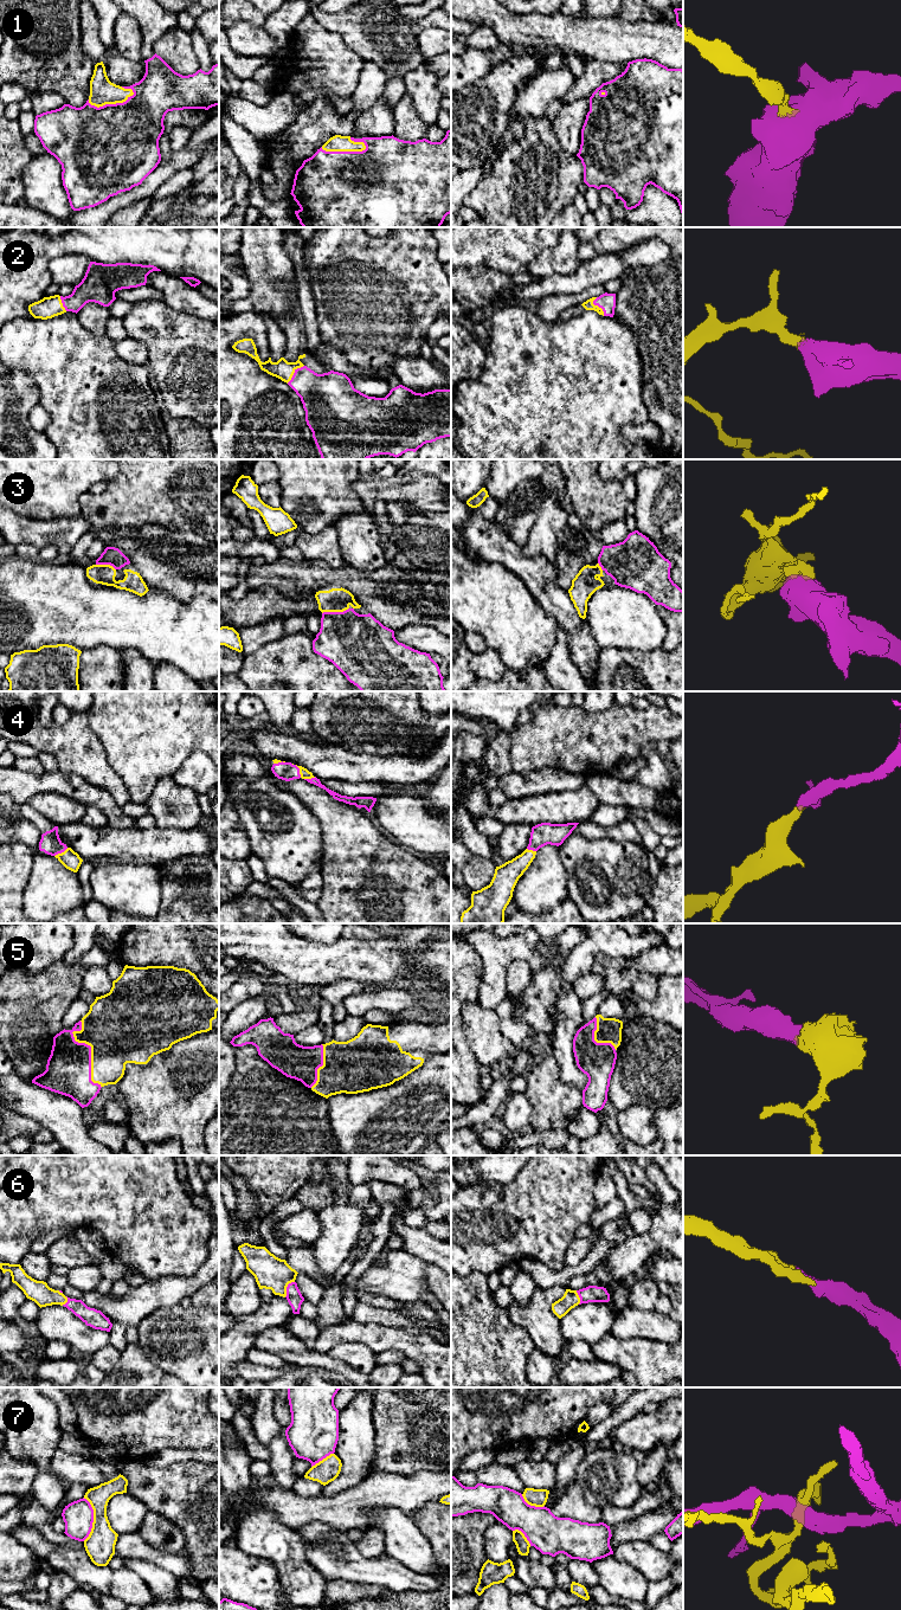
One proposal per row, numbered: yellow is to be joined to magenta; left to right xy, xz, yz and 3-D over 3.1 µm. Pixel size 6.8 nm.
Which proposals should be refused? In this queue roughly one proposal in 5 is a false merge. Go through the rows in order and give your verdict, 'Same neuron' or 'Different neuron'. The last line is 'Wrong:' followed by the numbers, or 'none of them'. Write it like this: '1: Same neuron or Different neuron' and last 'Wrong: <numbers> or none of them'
1: Same neuron
2: Same neuron
3: Same neuron
4: Same neuron
5: Same neuron
6: Same neuron
7: Different neuron
Wrong: 7

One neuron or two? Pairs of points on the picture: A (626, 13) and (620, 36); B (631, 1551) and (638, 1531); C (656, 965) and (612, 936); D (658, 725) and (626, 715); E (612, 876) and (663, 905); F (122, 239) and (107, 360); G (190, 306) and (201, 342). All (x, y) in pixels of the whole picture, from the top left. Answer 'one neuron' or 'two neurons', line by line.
A: two neurons
B: two neurons
C: two neurons
D: one neuron
E: two neurons
F: two neurons
G: two neurons

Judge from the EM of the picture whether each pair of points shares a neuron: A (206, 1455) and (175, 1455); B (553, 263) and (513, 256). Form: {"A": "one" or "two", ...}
{"A": "one", "B": "two"}

